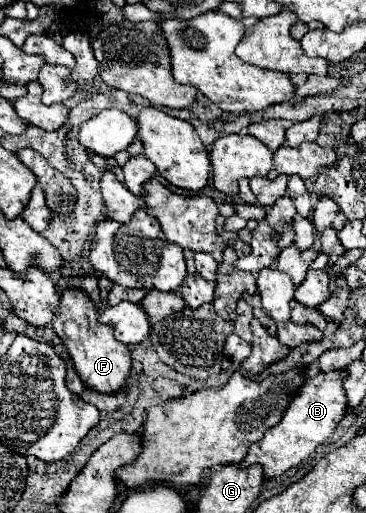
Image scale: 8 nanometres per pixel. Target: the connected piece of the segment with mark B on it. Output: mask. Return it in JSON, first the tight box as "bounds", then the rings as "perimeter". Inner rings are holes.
{"bounds":[239,371,347,477],"perimeter":[[[345,371],[319,373],[301,387],[299,395],[289,405],[281,423],[267,429],[265,437],[259,443],[249,447],[247,457],[239,463],[239,467],[249,467],[253,463],[263,465],[265,477],[277,477],[283,471],[305,461],[325,439],[329,439],[341,419],[347,415],[347,393],[343,391],[343,375]]]}

